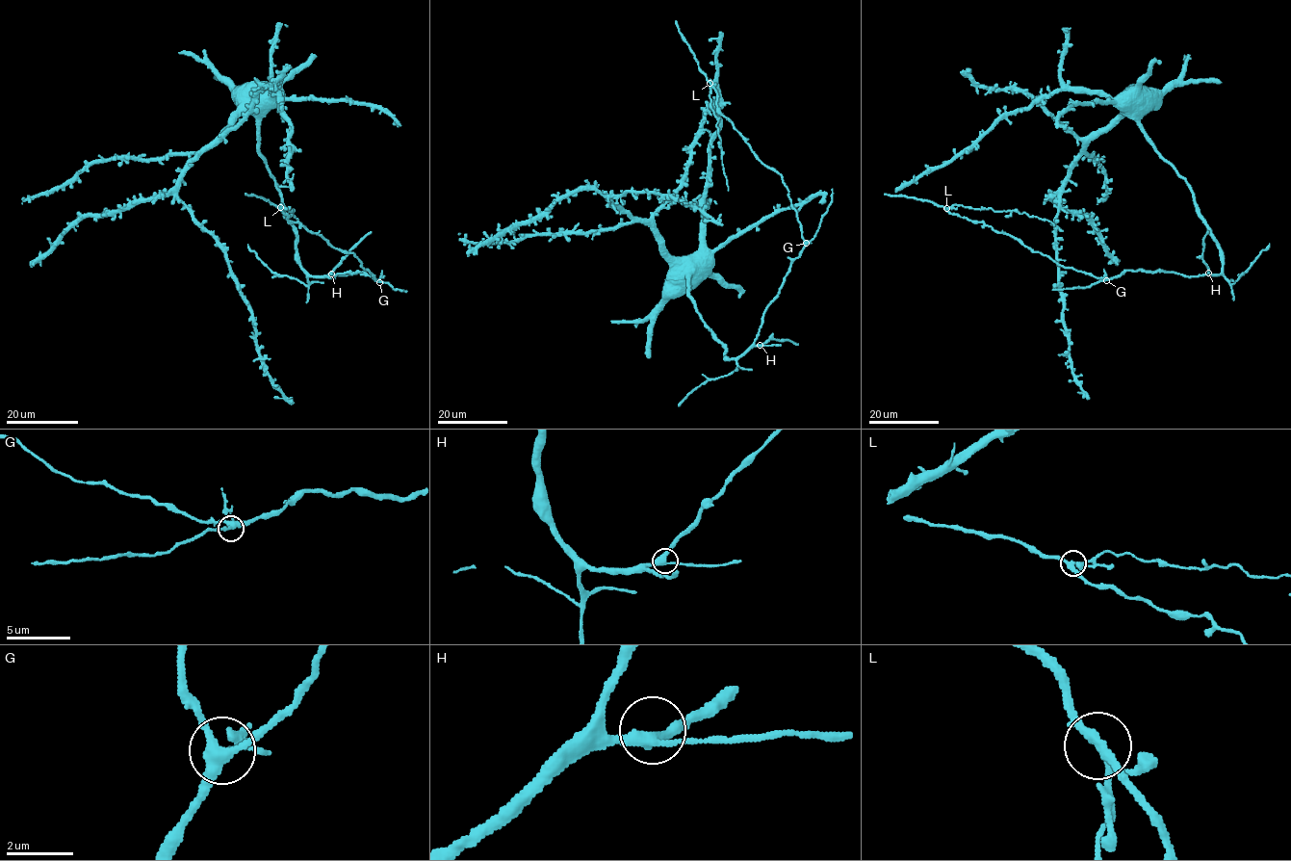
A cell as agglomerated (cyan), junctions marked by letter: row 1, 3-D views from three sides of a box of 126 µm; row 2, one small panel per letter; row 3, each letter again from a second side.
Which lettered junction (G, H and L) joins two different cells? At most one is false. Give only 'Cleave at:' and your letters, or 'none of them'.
Cleave at: L

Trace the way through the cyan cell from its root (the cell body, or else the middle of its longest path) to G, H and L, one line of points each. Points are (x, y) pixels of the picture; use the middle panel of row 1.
G: (693, 275), (687, 297), (725, 355), (736, 358), (754, 343), (765, 307), (806, 243)
H: (693, 275), (696, 285), (687, 276), (687, 297), (705, 324), (725, 347), (725, 355), (736, 358), (760, 345)
L: (693, 275), (687, 297), (736, 358), (804, 246), (783, 177), (721, 114), (710, 83)

